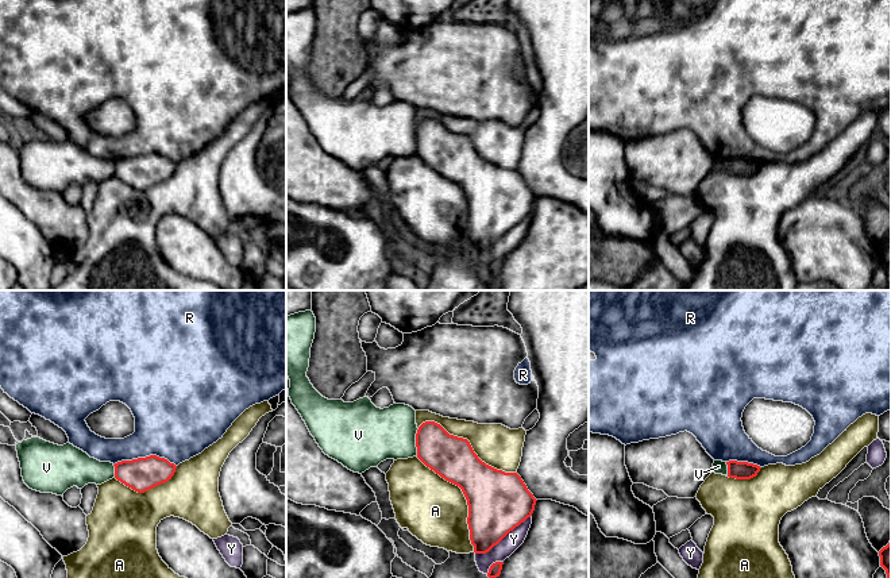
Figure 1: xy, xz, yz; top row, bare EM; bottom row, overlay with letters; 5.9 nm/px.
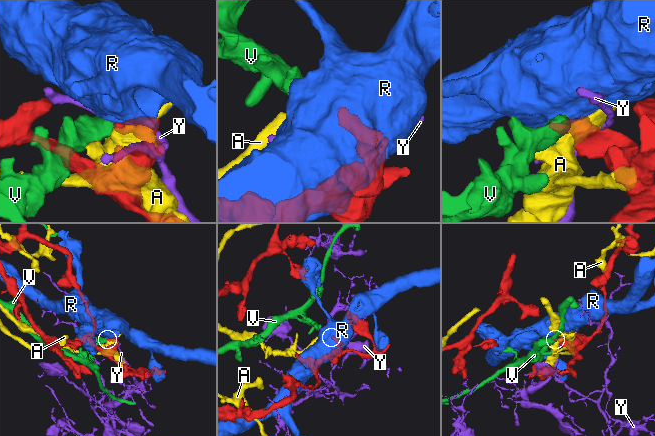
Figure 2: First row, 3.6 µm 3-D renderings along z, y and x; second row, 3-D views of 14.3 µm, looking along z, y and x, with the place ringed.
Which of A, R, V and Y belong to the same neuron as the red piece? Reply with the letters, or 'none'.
none

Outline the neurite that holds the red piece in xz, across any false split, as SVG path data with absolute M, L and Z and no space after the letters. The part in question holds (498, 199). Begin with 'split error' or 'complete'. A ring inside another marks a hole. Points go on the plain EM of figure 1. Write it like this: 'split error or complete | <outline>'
complete | M425 119L417 127L416 144L417 155L427 165L462 186L475 251L489 250L532 213L537 197L521 174L482 159L467 136L450 132L435 119Z

